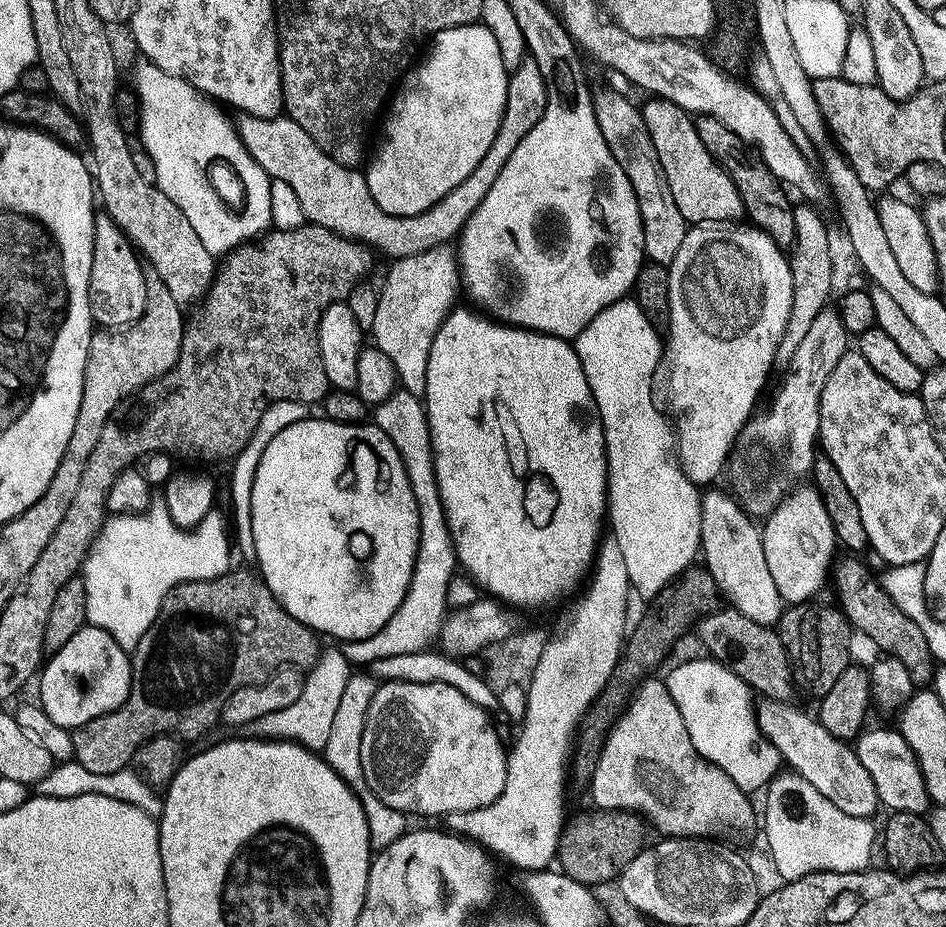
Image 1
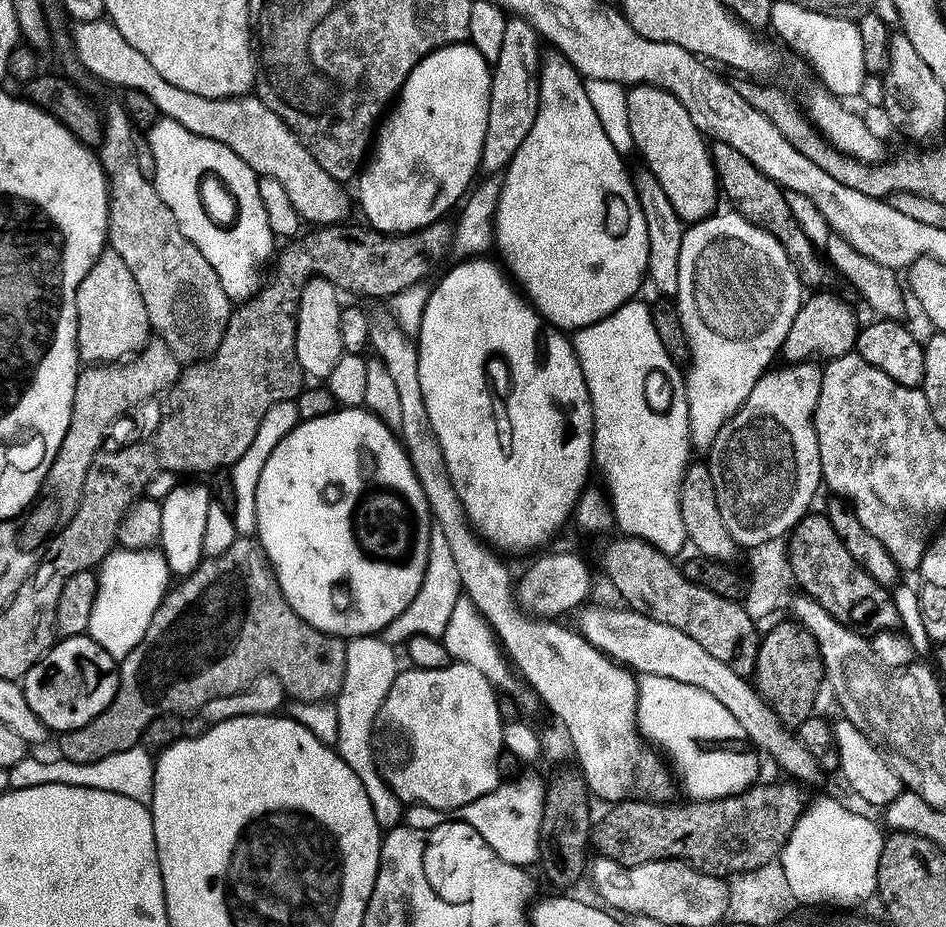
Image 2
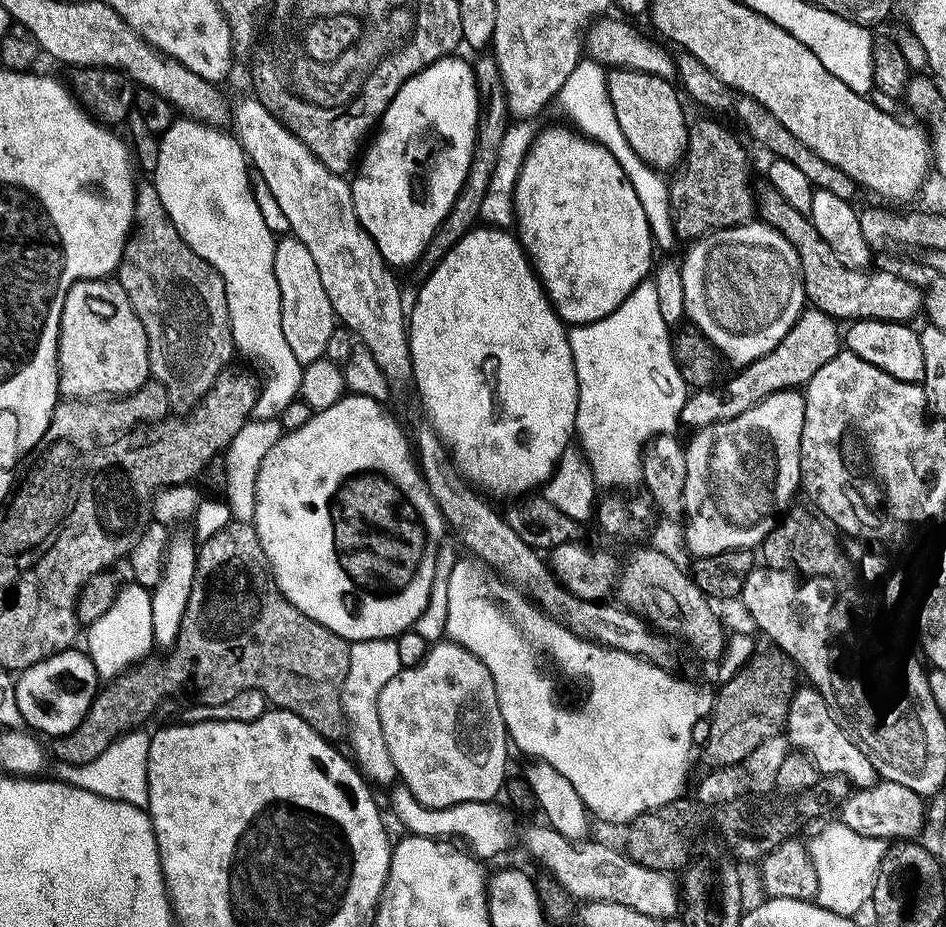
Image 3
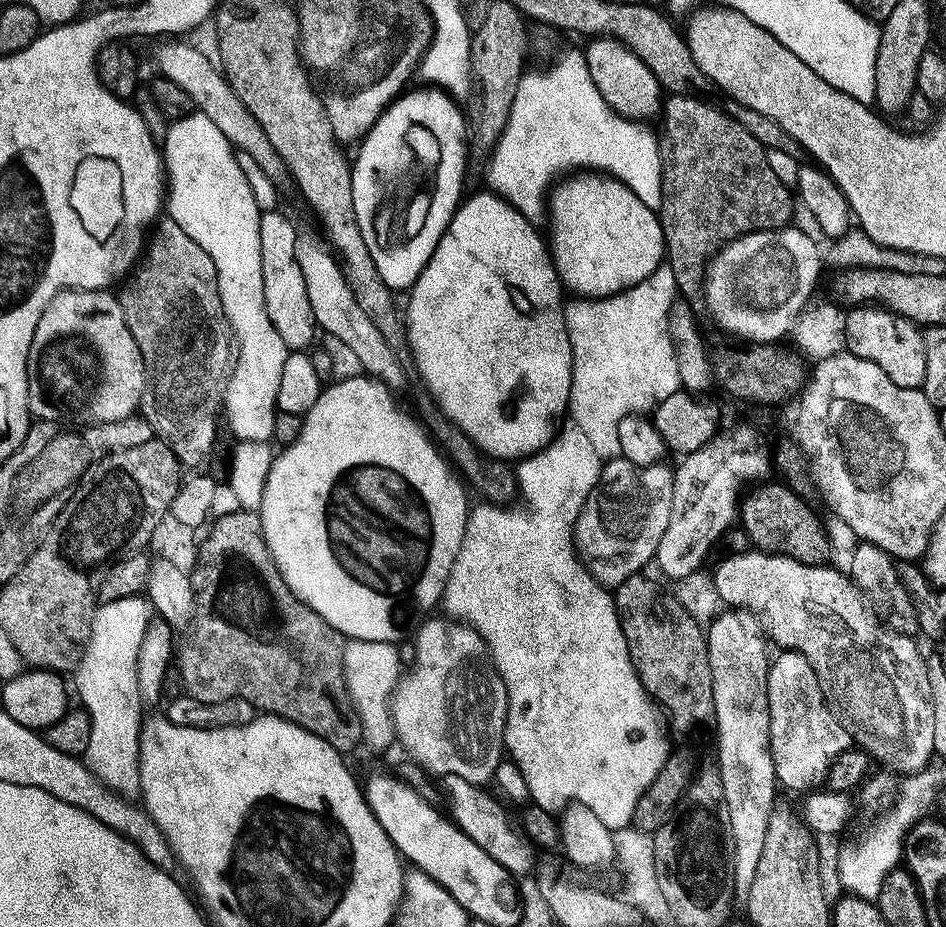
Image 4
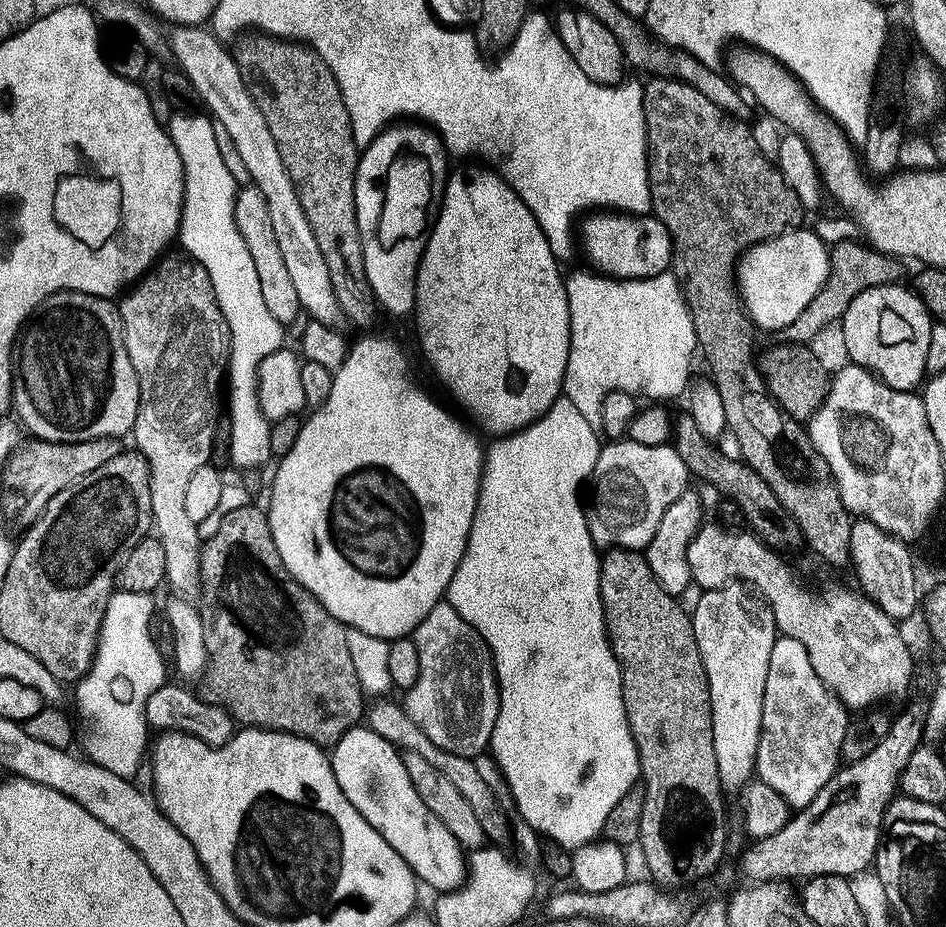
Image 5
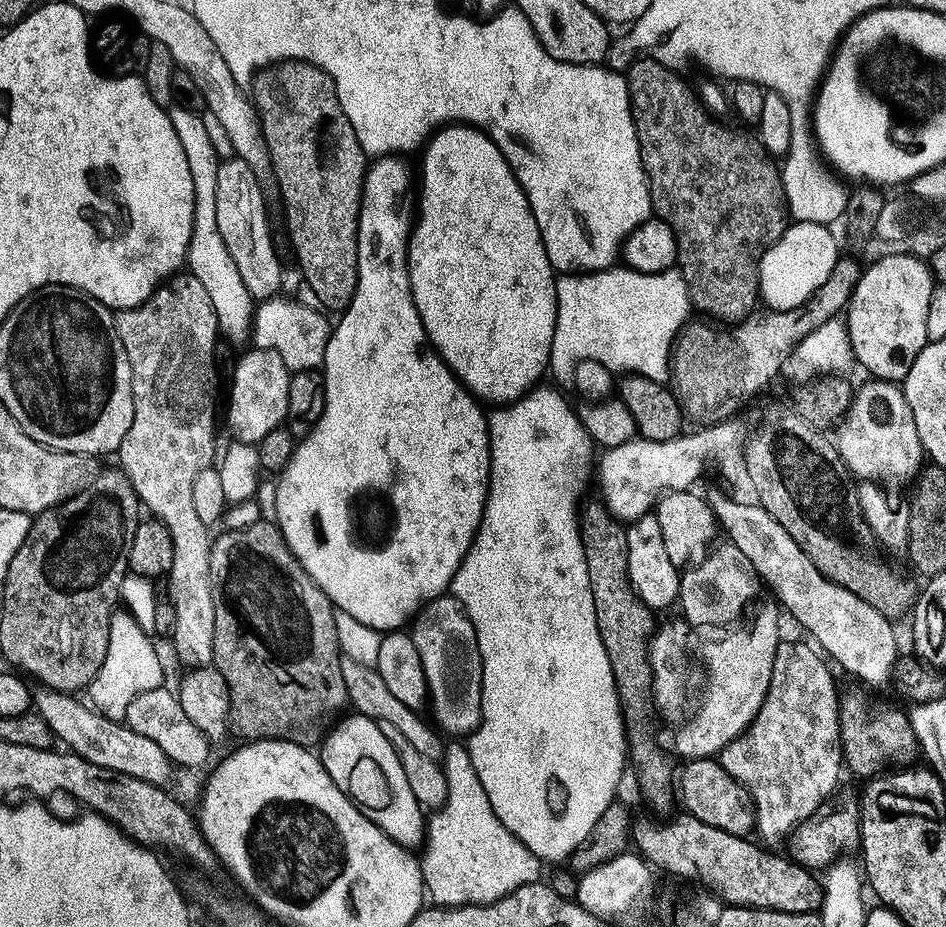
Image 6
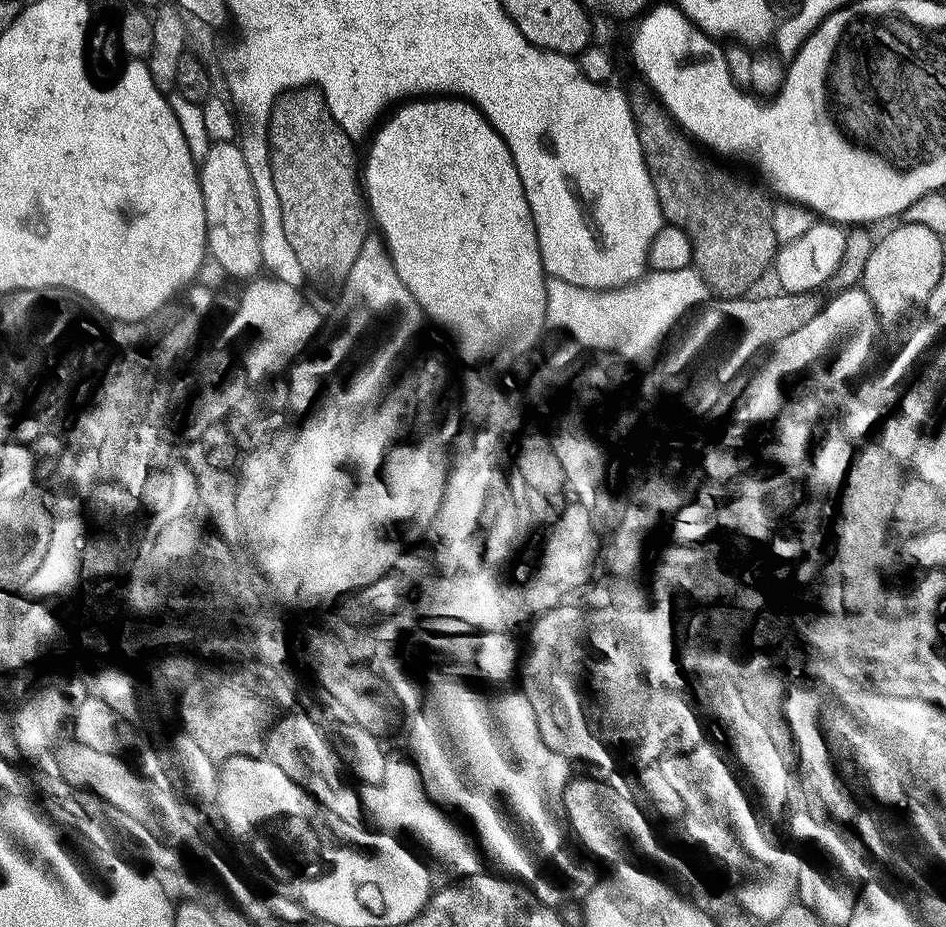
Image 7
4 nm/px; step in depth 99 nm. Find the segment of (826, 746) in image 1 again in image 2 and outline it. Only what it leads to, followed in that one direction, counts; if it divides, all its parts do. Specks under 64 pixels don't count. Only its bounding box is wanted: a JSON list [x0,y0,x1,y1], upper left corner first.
[578,607,820,784]

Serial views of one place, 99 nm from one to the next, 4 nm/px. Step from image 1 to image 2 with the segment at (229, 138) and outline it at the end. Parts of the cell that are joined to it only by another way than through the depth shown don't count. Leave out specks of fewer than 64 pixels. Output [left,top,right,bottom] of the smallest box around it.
[146,119,274,302]

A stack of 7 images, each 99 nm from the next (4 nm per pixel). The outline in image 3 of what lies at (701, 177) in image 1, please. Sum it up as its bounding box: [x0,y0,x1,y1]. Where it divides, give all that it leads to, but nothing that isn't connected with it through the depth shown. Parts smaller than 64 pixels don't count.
[607,67,690,169]

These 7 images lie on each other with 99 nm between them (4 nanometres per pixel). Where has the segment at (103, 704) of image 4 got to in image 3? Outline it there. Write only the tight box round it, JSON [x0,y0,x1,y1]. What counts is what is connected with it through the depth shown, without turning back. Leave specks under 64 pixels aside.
[55,582,154,807]

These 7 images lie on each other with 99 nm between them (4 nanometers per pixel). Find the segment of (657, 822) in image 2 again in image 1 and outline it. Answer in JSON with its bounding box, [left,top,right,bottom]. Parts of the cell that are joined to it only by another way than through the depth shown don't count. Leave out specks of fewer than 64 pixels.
[557,810,647,886]

